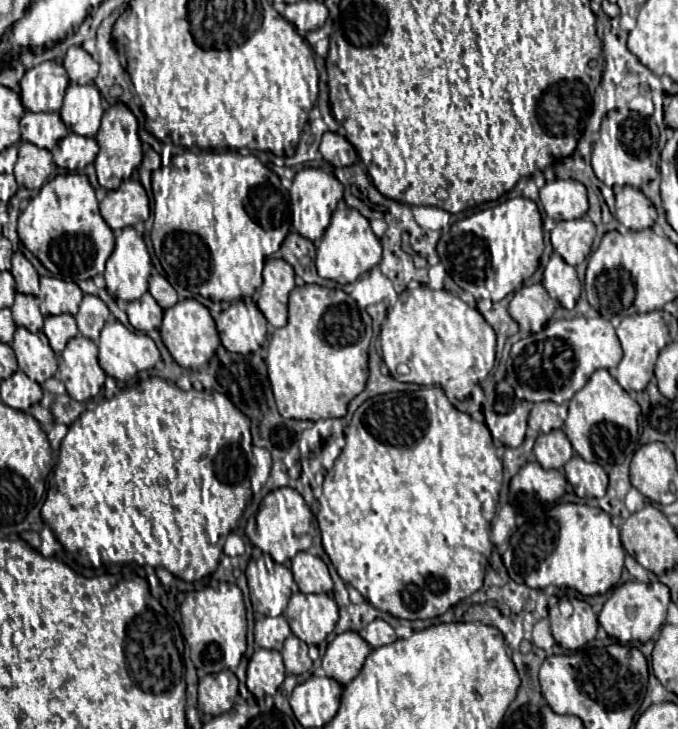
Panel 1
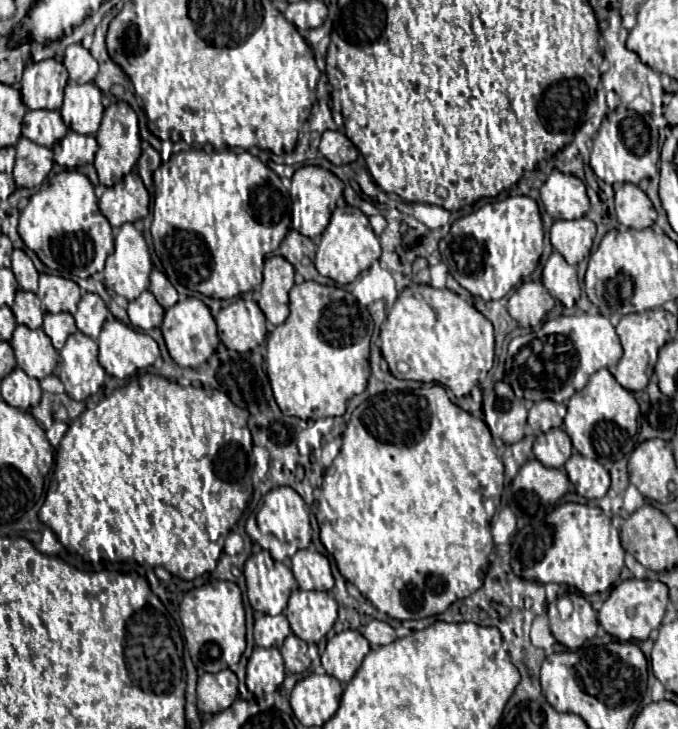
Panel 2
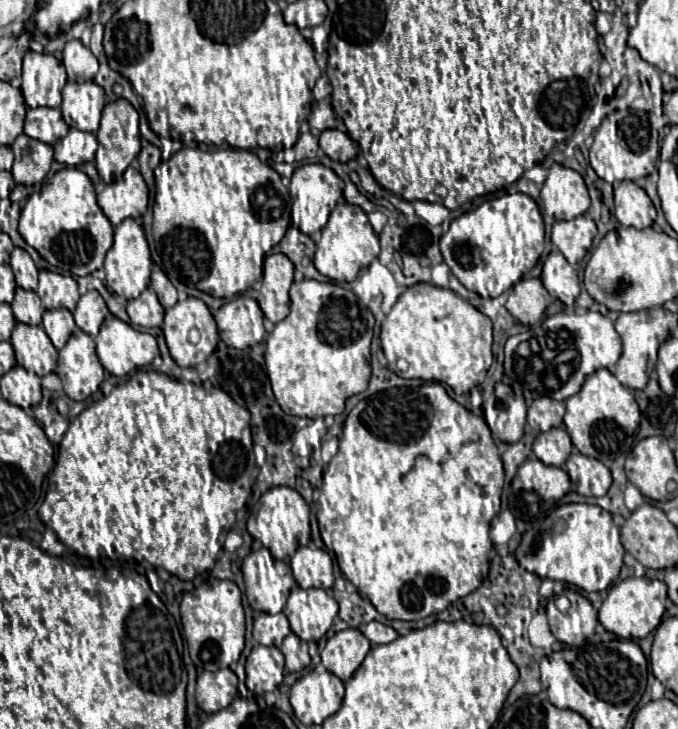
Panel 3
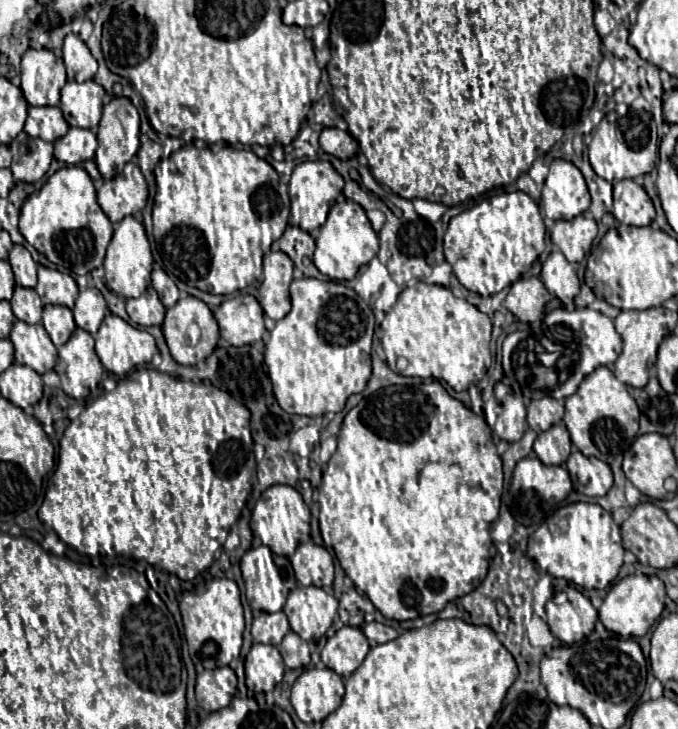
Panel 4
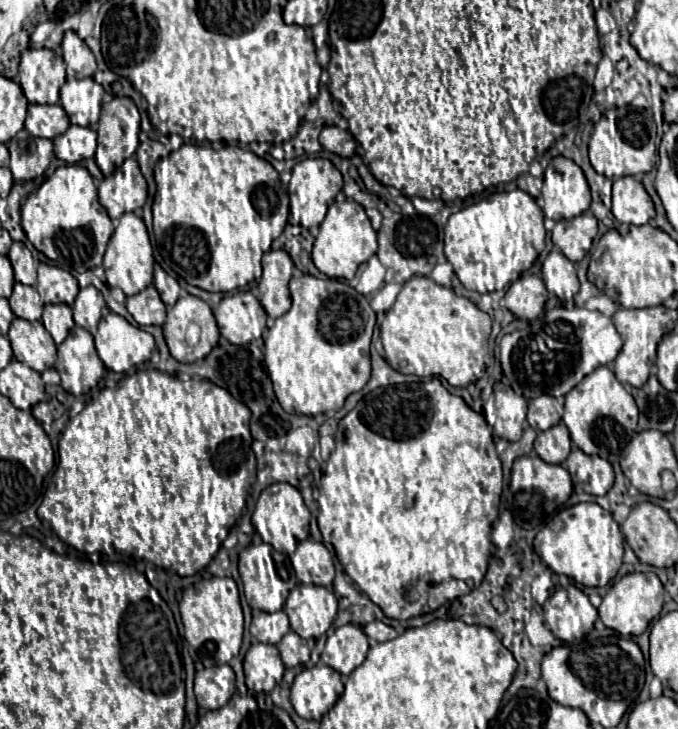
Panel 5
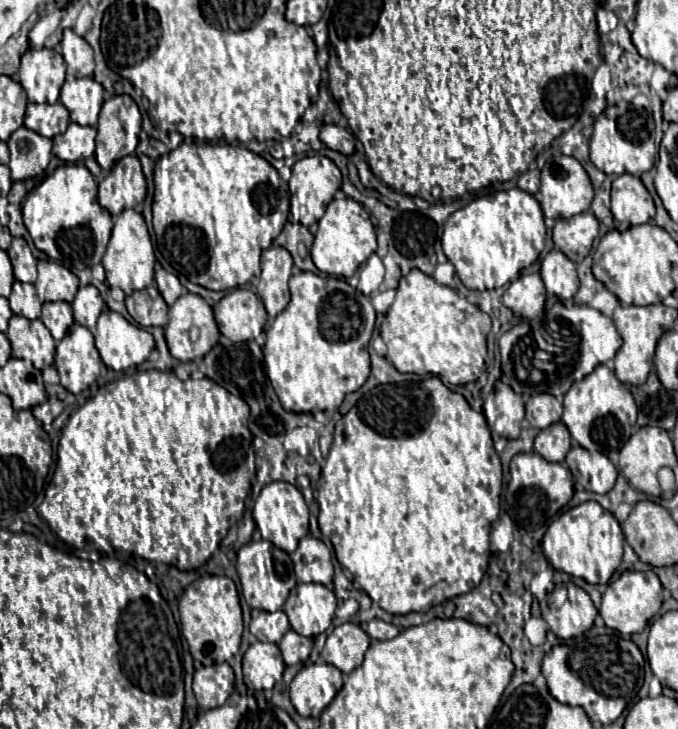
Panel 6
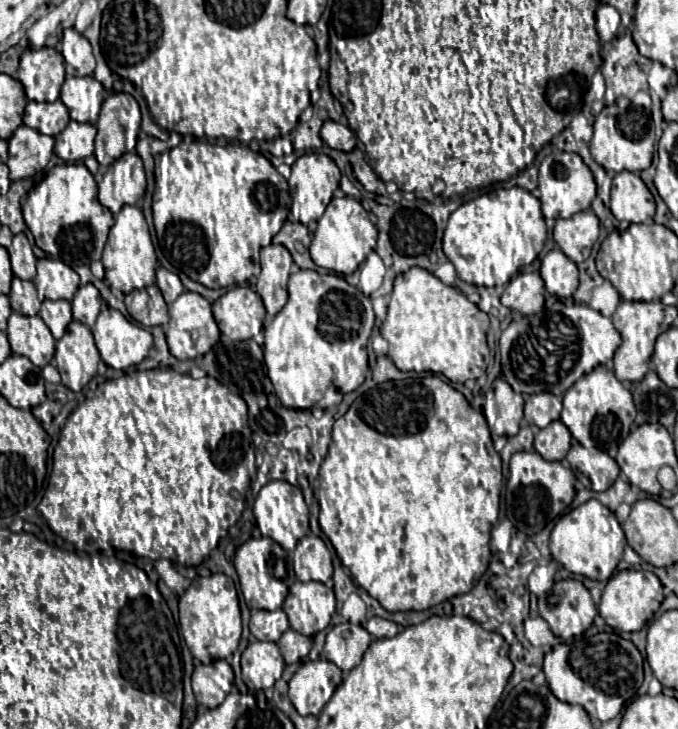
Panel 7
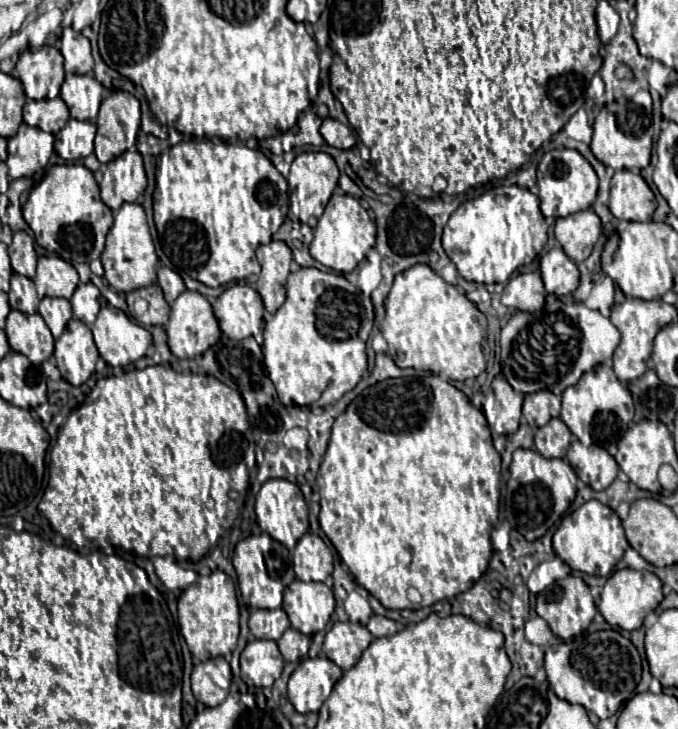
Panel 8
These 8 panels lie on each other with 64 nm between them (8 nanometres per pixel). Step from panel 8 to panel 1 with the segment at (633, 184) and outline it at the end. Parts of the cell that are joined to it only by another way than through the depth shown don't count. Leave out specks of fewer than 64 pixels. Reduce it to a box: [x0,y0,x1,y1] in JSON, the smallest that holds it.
[614,186,656,230]

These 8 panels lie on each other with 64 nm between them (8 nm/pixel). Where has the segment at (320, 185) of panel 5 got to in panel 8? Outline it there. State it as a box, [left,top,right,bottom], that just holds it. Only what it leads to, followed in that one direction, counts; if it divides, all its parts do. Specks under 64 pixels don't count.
[289,152,338,222]

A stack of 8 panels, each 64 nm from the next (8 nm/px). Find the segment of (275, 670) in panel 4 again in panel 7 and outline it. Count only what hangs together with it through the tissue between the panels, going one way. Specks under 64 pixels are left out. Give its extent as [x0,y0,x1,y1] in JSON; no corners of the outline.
[241,642,284,691]

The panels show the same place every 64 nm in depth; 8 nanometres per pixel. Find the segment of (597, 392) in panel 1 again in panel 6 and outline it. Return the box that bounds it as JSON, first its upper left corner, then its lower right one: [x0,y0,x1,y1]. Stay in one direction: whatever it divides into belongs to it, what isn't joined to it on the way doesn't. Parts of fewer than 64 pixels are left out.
[562,364,636,452]

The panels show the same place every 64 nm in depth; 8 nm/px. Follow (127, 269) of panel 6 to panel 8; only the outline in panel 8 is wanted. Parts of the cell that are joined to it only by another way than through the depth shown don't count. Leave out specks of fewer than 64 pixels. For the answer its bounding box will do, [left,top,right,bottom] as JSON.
[102,204,158,292]

